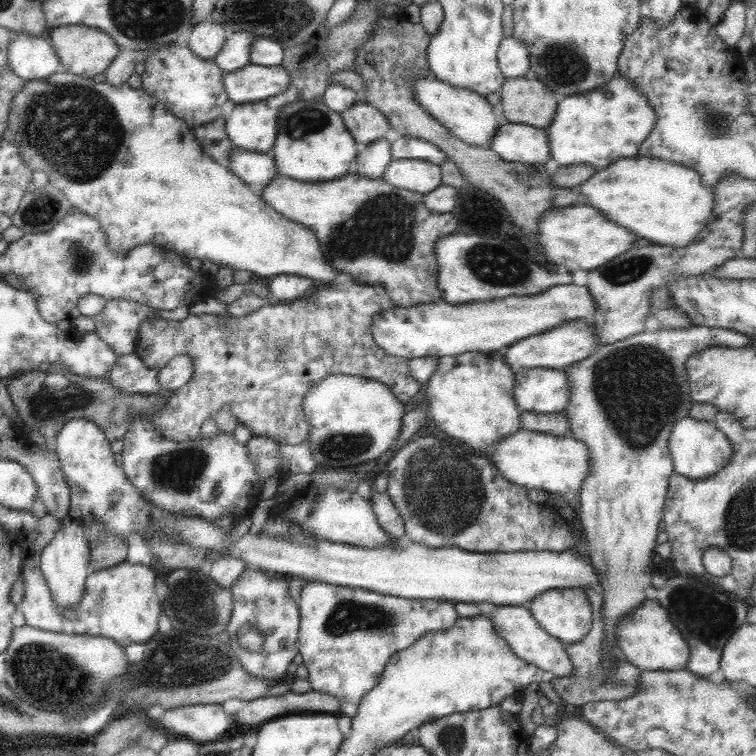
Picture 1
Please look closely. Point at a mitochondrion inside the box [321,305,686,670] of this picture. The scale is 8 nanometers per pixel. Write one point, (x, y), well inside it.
(441, 496)

